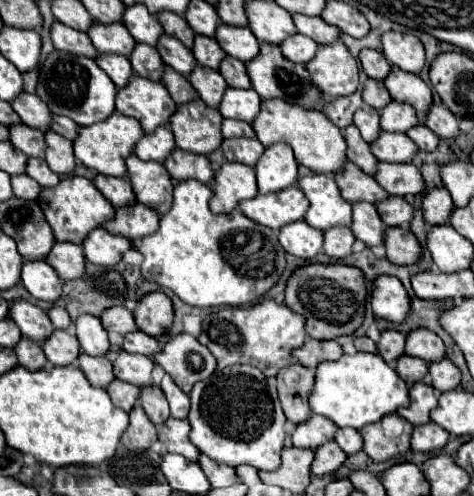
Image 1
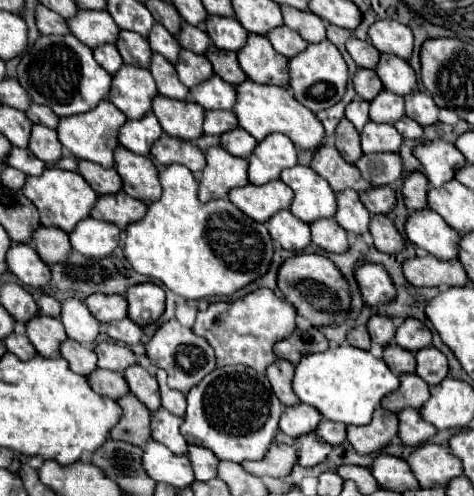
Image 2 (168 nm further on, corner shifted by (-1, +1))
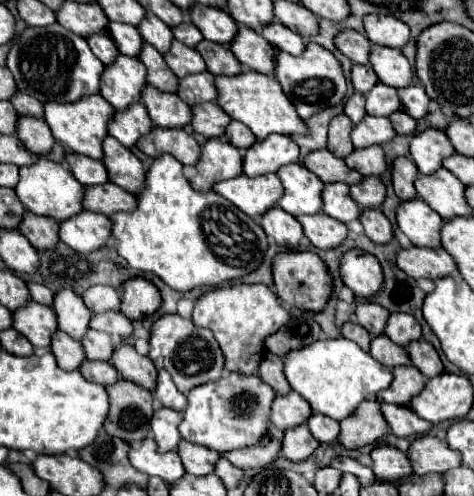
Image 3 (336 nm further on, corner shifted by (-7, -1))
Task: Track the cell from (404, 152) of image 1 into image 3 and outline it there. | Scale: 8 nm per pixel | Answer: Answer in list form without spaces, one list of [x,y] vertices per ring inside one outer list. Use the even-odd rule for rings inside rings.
[[[366,116],[352,130],[354,148],[368,148],[374,144],[384,144],[392,138],[396,138],[396,130],[392,130],[392,122],[388,118]]]

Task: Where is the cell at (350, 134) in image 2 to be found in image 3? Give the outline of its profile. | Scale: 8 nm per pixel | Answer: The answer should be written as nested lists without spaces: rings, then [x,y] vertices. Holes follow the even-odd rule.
[[[344,114],[332,118],[330,122],[330,130],[328,130],[328,150],[336,156],[336,158],[346,158],[348,154],[352,154],[354,146],[350,140],[352,134],[352,120],[348,120]]]

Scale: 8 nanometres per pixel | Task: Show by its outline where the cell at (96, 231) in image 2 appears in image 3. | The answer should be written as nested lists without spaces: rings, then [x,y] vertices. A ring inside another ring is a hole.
[[[80,212],[60,224],[60,240],[80,254],[100,250],[112,238],[112,220],[96,212]]]

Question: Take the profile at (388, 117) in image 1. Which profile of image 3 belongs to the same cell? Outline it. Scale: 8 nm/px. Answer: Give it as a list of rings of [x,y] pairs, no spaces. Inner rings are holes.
[[[378,82],[366,94],[366,112],[370,116],[390,116],[396,110],[400,110],[400,98],[394,88]]]

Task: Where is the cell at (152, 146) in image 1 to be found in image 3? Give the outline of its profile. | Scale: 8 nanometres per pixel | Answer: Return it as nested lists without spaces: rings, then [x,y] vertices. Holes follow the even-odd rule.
[[[132,104],[124,112],[116,112],[112,122],[108,124],[110,136],[116,136],[126,148],[132,148],[144,134],[150,134],[154,122],[148,118],[148,110],[144,104]]]

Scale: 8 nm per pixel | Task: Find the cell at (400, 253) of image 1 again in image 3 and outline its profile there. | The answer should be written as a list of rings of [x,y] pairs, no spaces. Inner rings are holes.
[[[364,210],[362,216],[360,216],[360,222],[364,226],[364,234],[372,242],[388,244],[390,240],[394,240],[392,224],[388,222],[388,218],[380,210]]]

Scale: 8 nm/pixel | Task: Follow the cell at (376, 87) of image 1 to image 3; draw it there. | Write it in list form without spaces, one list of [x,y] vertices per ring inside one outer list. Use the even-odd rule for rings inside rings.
[[[354,64],[352,68],[352,84],[358,92],[366,94],[368,90],[372,90],[372,86],[376,86],[378,78],[376,72],[370,66],[362,66],[362,64]]]

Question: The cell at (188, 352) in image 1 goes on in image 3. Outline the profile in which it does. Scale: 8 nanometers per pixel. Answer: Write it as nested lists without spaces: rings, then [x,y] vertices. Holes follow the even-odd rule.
[[[166,314],[160,316],[152,326],[150,336],[150,360],[156,366],[162,366],[168,370],[174,378],[174,384],[182,394],[190,392],[196,386],[202,386],[206,382],[214,382],[224,372],[224,358],[218,342],[214,340],[212,332],[206,328],[194,326],[190,320],[180,318],[178,314]]]

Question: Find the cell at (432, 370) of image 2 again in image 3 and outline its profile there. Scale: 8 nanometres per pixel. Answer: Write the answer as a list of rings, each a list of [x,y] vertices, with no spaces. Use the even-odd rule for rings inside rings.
[[[416,340],[410,344],[410,360],[412,364],[426,376],[426,378],[436,378],[444,374],[444,364],[436,352],[436,348],[426,342],[426,340]]]

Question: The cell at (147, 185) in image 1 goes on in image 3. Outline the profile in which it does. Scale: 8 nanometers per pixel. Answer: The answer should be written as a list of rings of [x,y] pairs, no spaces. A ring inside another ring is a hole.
[[[104,138],[104,166],[108,170],[108,178],[120,188],[140,194],[146,186],[146,170],[144,164],[124,148],[116,138]]]

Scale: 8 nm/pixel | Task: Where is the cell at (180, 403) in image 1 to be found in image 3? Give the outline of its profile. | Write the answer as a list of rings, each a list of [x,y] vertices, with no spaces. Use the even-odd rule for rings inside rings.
[[[160,370],[160,374],[158,374],[158,386],[156,386],[156,390],[154,390],[154,396],[156,396],[166,408],[184,412],[186,396],[184,396],[182,392],[178,392],[178,388],[176,388],[174,382],[172,382],[172,376],[170,376],[166,370]]]

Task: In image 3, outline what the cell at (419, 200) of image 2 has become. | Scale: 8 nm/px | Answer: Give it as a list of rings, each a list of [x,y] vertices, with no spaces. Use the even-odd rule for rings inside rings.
[[[396,158],[394,160],[392,184],[394,184],[394,192],[400,200],[416,198],[416,188],[414,188],[416,176],[418,176],[416,164],[410,158]]]

